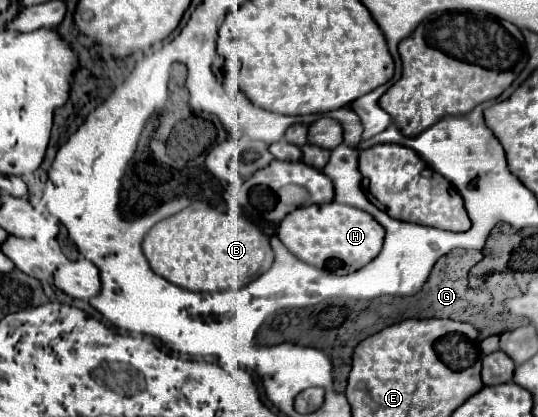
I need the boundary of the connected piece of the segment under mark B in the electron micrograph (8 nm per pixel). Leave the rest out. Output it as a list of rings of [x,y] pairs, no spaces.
[[[203,201],[159,221],[143,239],[143,255],[157,275],[187,291],[235,291],[273,263],[269,237],[253,221],[217,211]]]

